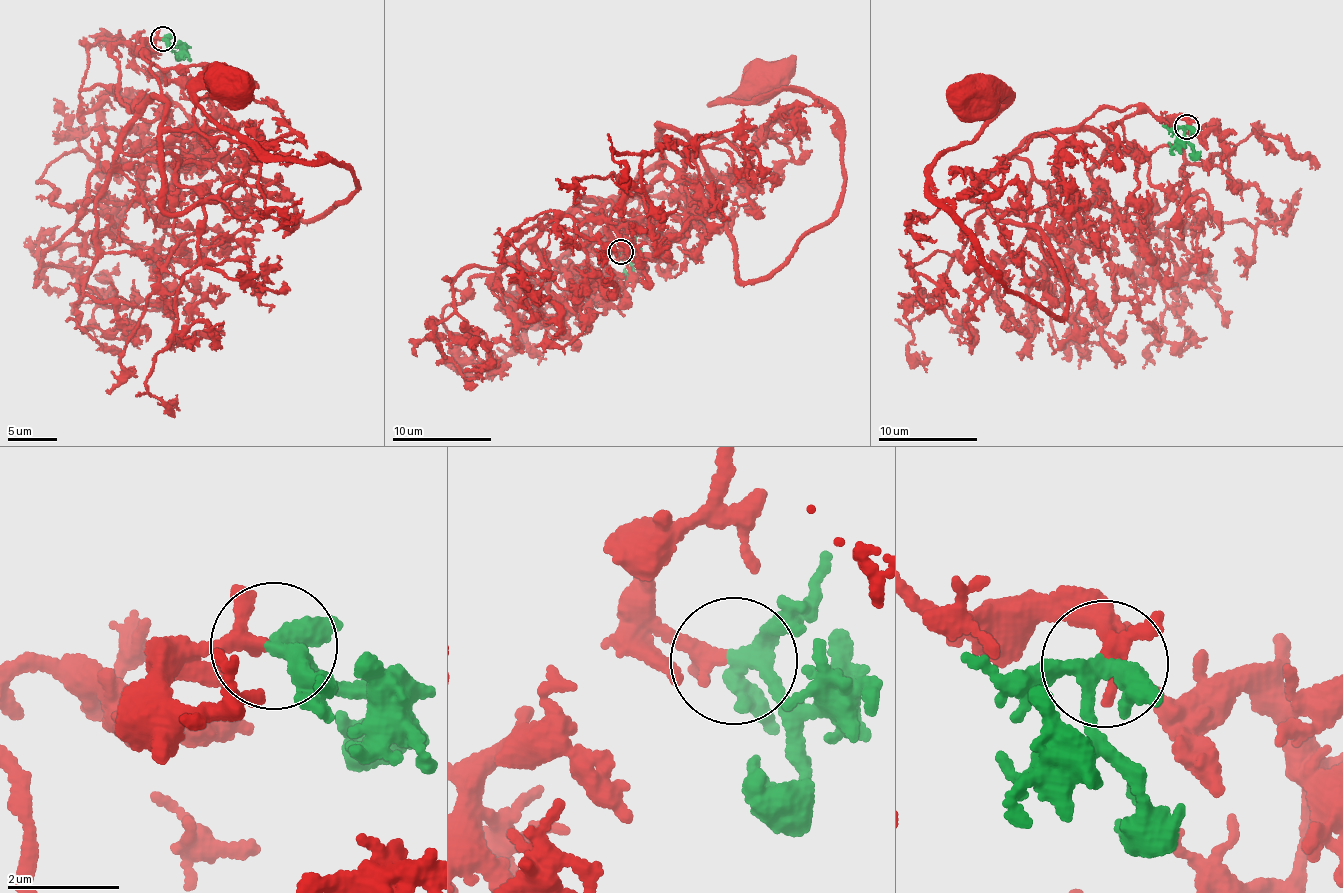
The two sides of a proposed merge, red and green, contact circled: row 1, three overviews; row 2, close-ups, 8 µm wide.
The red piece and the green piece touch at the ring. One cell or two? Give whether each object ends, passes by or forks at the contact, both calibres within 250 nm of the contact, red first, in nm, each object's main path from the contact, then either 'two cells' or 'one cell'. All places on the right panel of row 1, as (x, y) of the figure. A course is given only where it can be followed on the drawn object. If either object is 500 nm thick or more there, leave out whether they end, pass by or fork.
red passes by | green forks | 220/280 nm | red via (1188, 126), (1097, 111), (975, 192), (1041, 228), (1062, 319), (933, 198), (937, 158), (1004, 102), (971, 102) | green via (1188, 126), (1185, 135), (1194, 151), (1193, 159) | one cell

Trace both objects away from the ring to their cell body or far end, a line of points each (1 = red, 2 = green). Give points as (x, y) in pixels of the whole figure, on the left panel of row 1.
1: (162, 38), (141, 46), (167, 211), (245, 173), (302, 219), (355, 189), (219, 128), (197, 95), (228, 92)
2: (162, 38), (183, 49), (177, 60)

